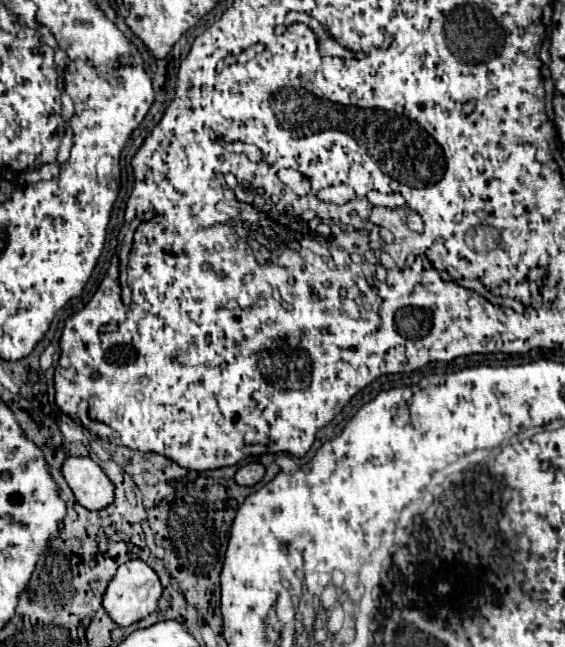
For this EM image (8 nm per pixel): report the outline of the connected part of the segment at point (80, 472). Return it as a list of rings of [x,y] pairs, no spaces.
[[[68,457],[62,473],[80,505],[90,511],[106,509],[114,501],[114,485],[90,457]]]

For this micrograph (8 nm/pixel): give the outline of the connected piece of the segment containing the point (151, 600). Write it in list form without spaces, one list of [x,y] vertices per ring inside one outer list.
[[[132,559],[132,561],[126,561],[118,567],[118,573],[108,583],[102,605],[120,627],[126,627],[126,625],[132,625],[144,617],[148,617],[150,613],[154,613],[160,597],[162,597],[162,585],[160,585],[156,571],[148,563],[144,563],[142,559]]]

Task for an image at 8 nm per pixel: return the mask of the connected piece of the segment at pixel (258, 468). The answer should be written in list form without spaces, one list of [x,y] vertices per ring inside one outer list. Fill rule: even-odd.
[[[246,463],[238,469],[236,473],[236,483],[238,485],[256,485],[264,477],[266,467],[262,463]]]

